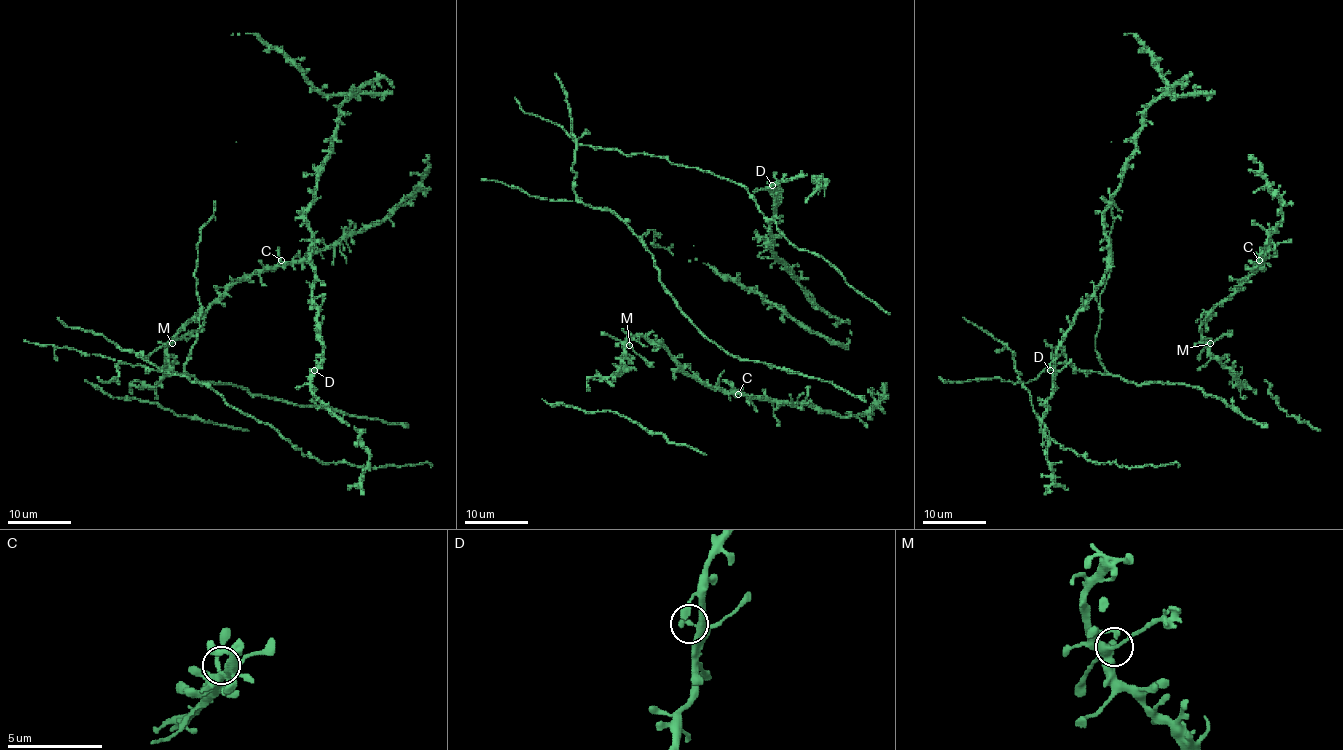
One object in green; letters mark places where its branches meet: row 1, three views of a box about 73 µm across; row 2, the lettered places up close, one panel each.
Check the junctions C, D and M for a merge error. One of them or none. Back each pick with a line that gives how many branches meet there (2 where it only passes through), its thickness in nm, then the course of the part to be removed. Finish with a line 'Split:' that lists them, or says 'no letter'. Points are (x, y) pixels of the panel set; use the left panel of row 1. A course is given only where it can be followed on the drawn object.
M: 3 | 280 nm | (172, 343), (196, 332)
Split: M

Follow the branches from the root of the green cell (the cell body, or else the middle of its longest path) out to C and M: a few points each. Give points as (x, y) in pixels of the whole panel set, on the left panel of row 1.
C: (262, 273), (271, 269), (281, 260)
M: (262, 273), (247, 274), (234, 282), (209, 308), (198, 314), (172, 343)

